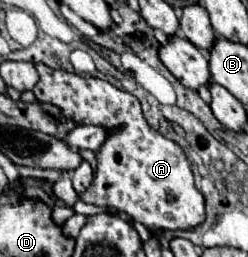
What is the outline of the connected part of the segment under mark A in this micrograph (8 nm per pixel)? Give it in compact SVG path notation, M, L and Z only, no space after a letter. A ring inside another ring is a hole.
M40 62L34 66L40 80L36 82L32 92L40 102L56 104L64 112L64 116L68 116L76 124L106 126L114 132L96 153L98 166L94 180L89 188L79 195L82 201L118 208L150 230L194 228L204 220L204 196L194 186L188 158L176 142L164 138L148 126L140 102L132 94L118 90L110 82L94 76L54 70ZM116 126L124 128L116 130Z

